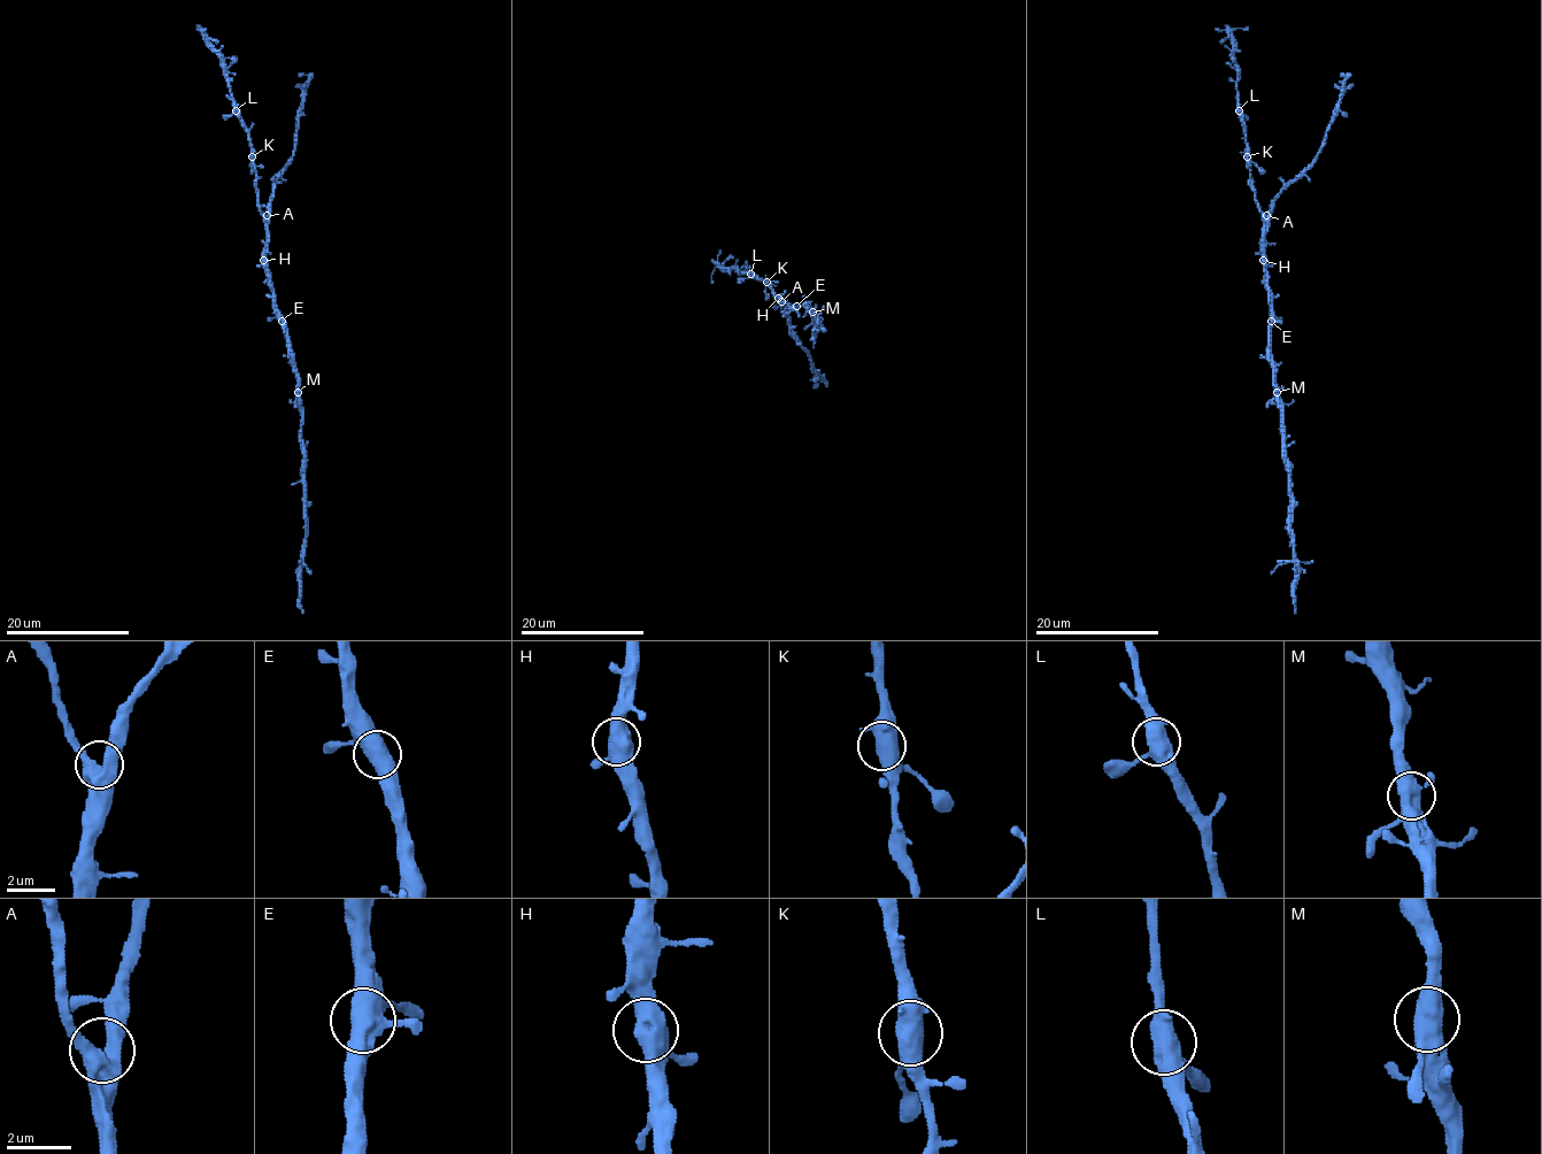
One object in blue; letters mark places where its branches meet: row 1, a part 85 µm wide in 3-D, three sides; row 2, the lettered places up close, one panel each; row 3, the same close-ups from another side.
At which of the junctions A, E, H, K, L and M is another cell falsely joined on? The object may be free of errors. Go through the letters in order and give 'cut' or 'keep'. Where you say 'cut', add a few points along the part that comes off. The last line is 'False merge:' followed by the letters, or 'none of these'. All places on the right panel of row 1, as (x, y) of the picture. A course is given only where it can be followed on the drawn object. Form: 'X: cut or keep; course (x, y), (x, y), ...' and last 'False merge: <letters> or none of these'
A: keep
E: keep
H: keep
K: keep
L: keep
M: keep
False merge: none of these

